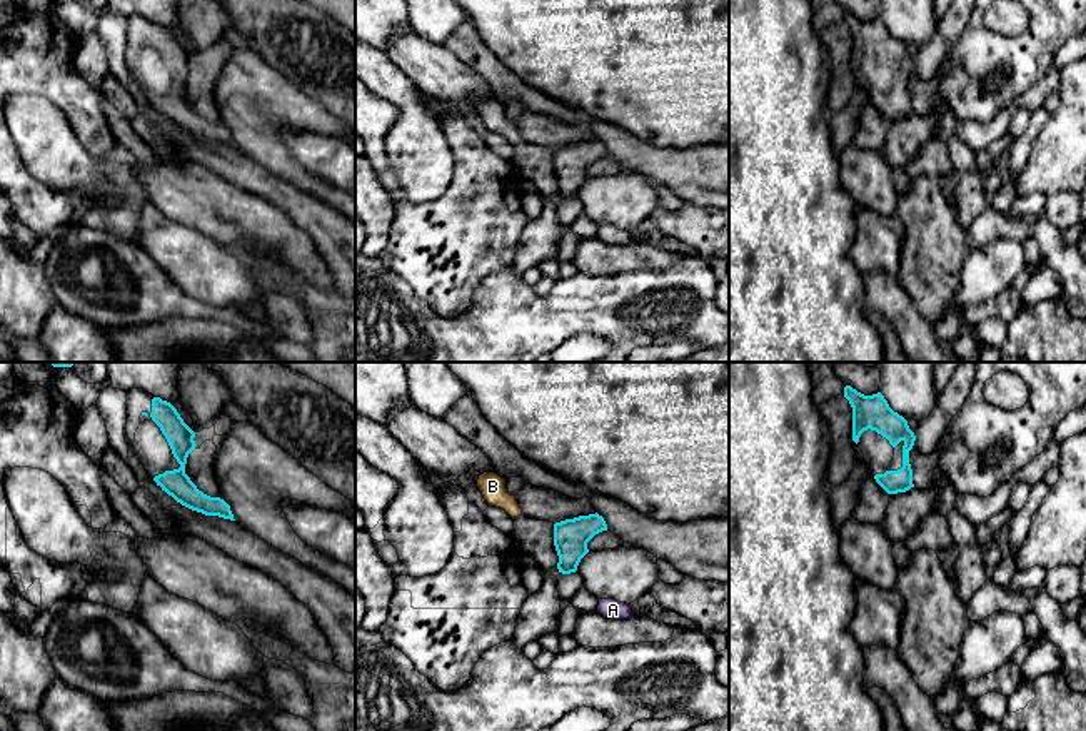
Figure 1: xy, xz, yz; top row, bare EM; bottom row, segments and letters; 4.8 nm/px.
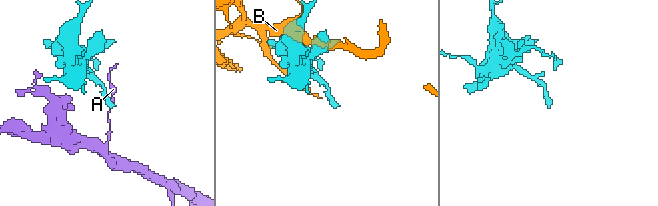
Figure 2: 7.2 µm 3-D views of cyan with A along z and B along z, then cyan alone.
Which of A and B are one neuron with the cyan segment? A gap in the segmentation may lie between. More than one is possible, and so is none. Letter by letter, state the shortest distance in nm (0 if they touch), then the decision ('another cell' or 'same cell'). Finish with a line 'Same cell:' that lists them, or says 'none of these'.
A: gap 180 nm; another cell
B: gap 160 nm; another cell
Same cell: none of these

